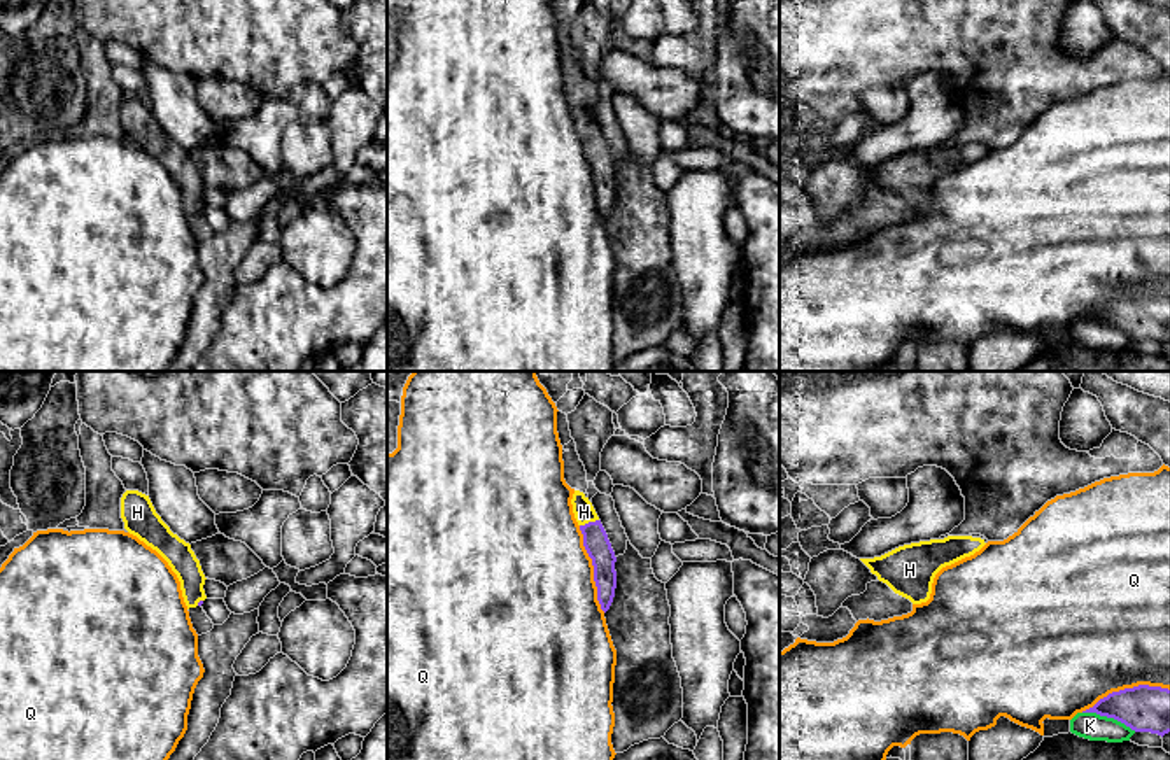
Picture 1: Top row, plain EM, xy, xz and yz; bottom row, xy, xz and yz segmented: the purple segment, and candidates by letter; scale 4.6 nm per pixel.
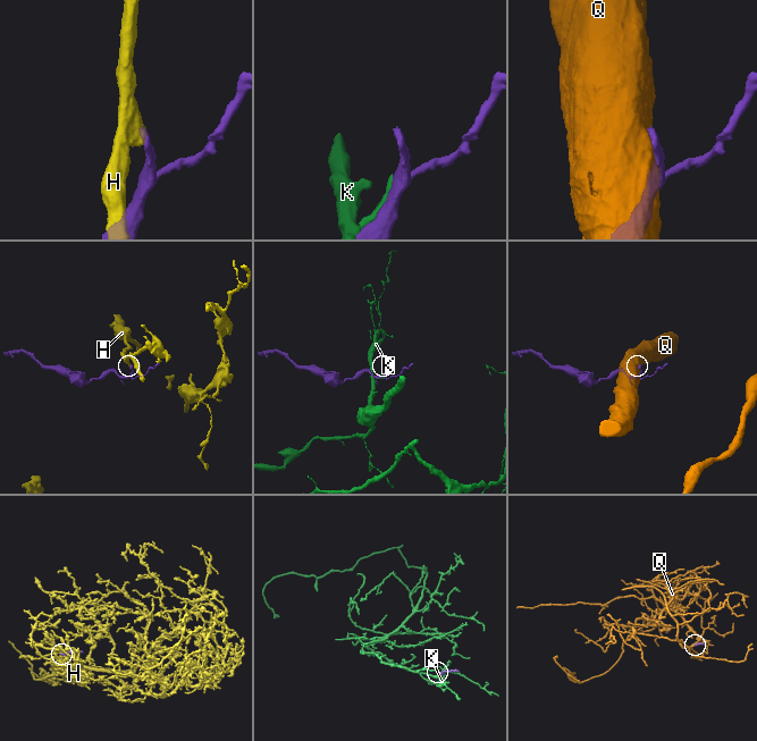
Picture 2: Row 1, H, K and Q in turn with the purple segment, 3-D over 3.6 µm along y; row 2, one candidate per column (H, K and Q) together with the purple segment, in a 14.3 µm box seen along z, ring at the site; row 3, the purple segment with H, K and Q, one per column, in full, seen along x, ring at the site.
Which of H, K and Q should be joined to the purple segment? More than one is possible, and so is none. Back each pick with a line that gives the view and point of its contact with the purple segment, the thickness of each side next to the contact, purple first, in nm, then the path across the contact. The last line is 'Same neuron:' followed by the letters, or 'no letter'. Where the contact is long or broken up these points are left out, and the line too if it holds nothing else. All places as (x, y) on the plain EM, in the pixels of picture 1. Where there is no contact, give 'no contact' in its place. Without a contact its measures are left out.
H: contact xz (589, 130); calibres 120 and 100 nm; way xz (596, 149), (589, 130), (584, 119)
Same neuron: H

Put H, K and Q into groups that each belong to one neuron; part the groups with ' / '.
H / K / Q

